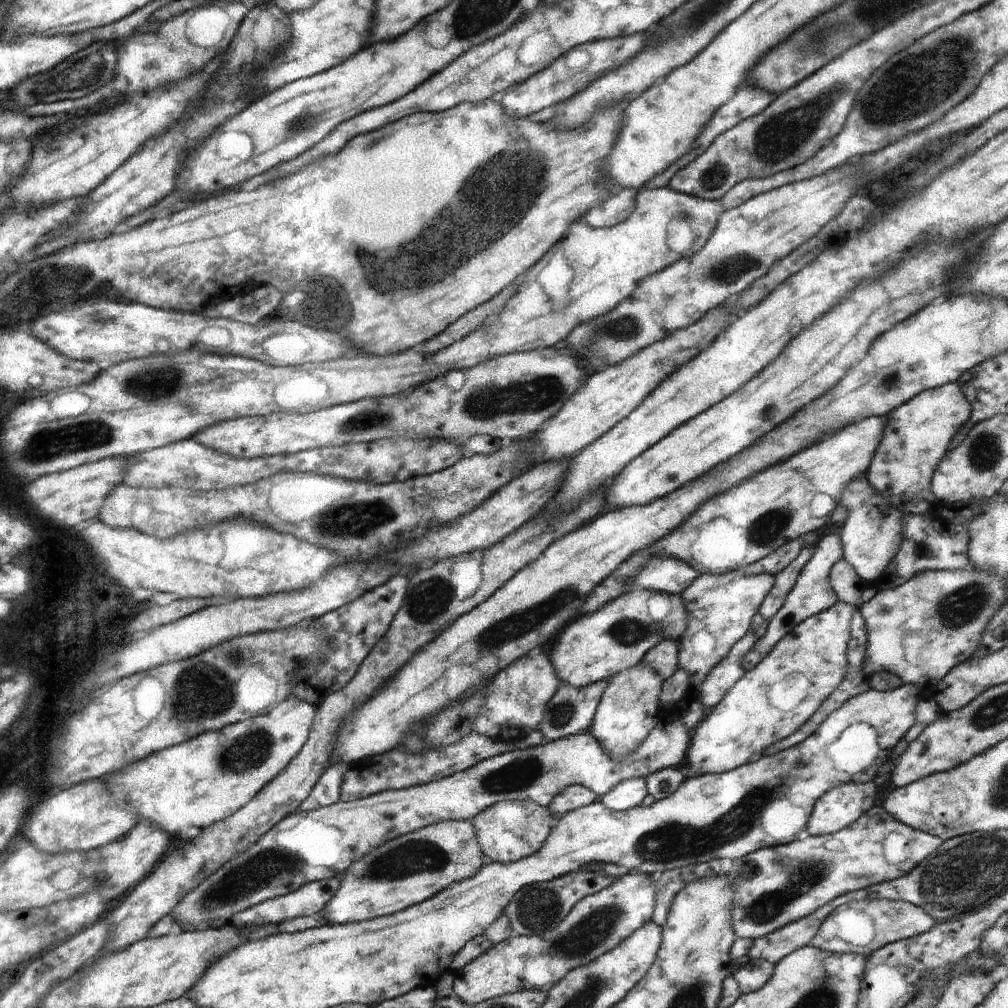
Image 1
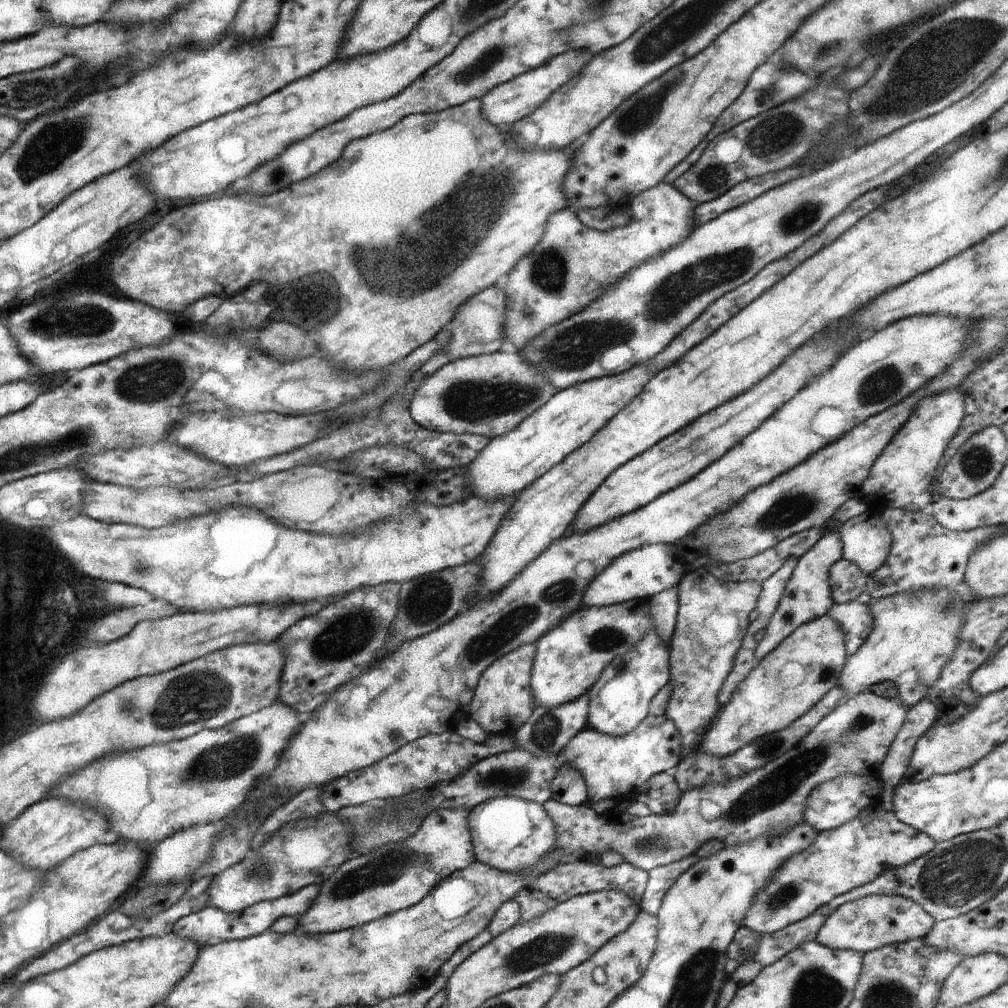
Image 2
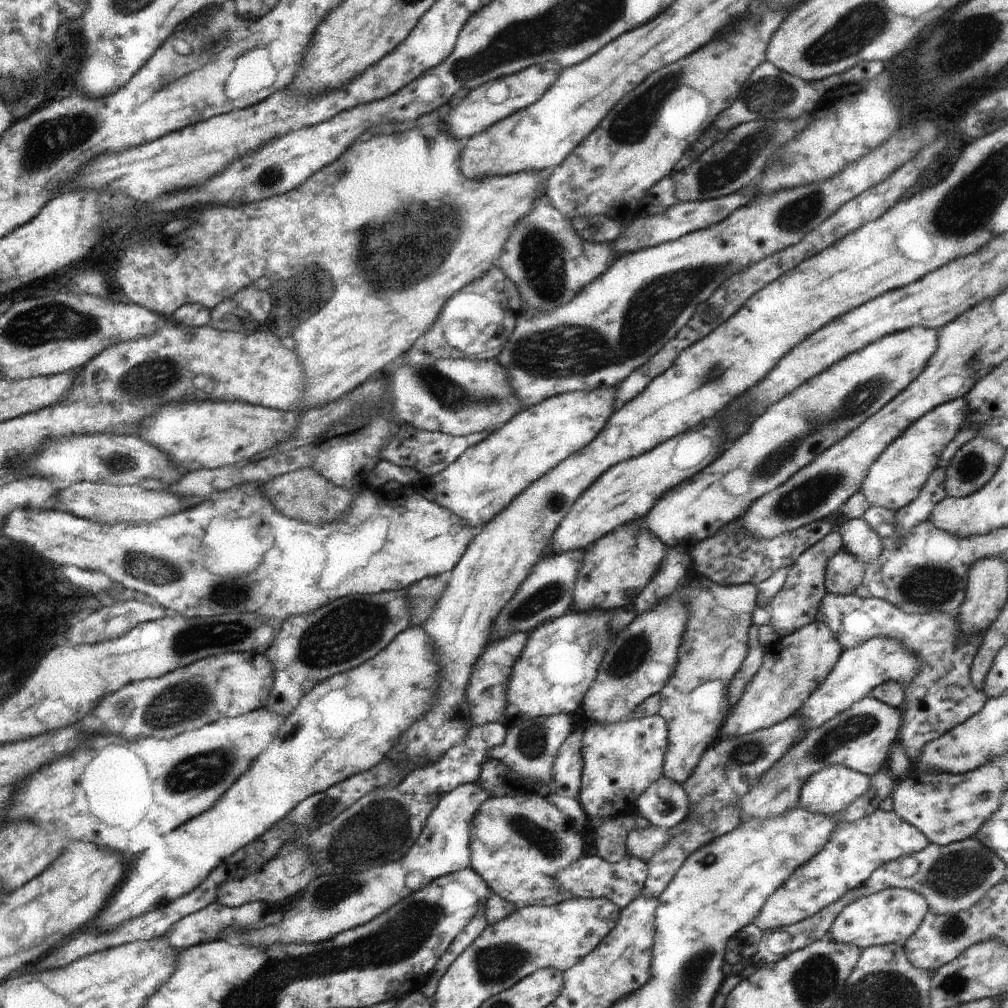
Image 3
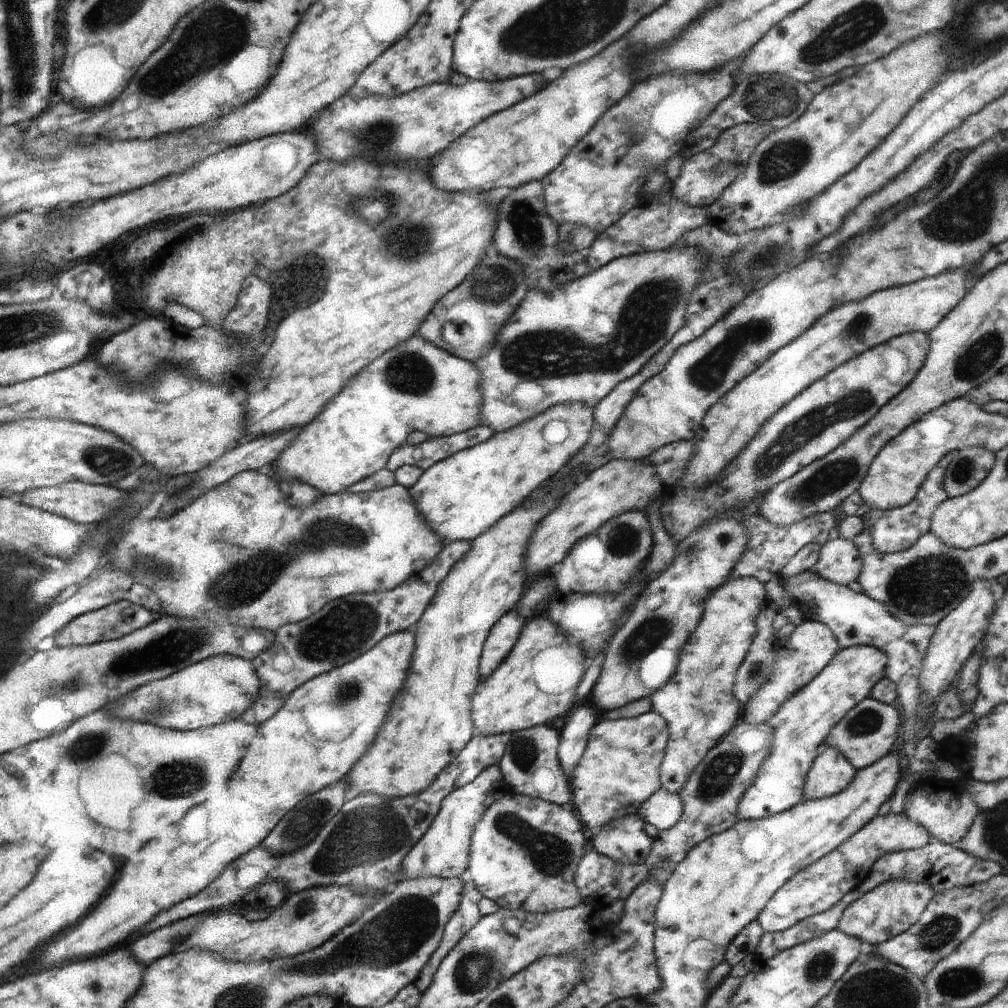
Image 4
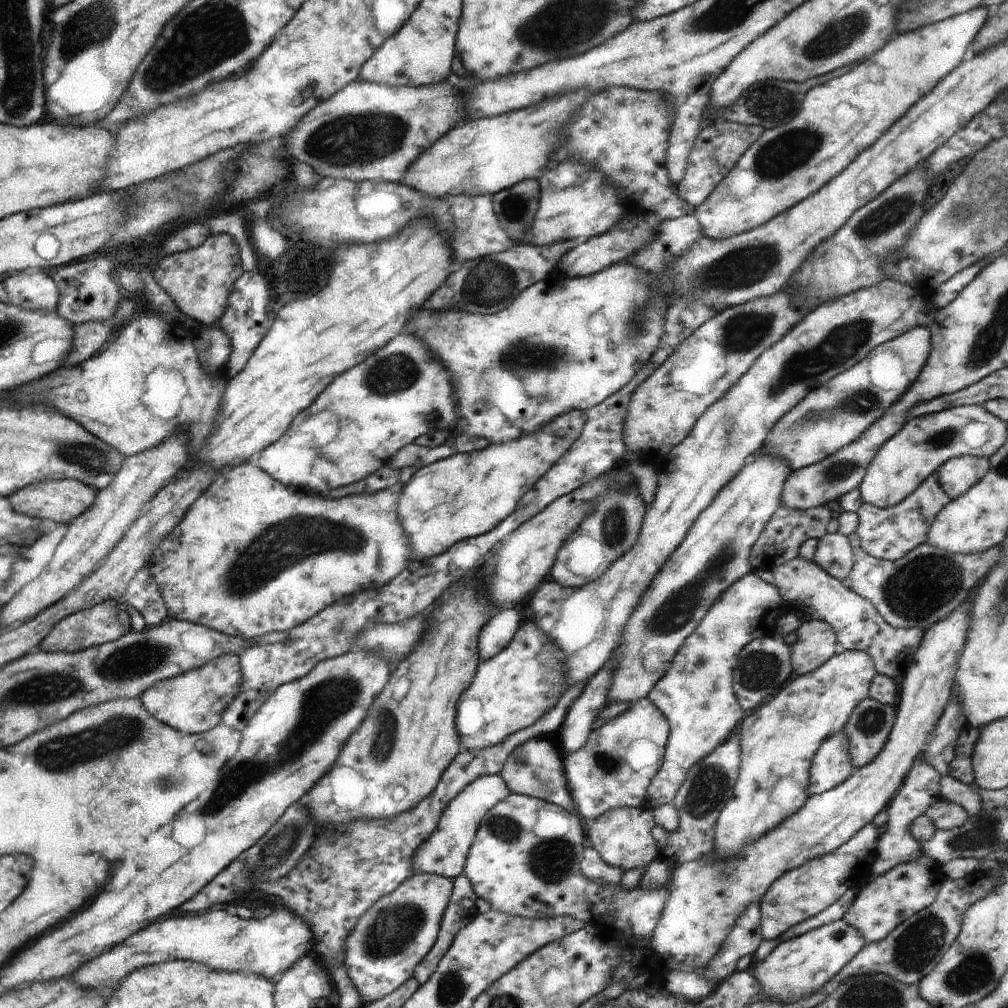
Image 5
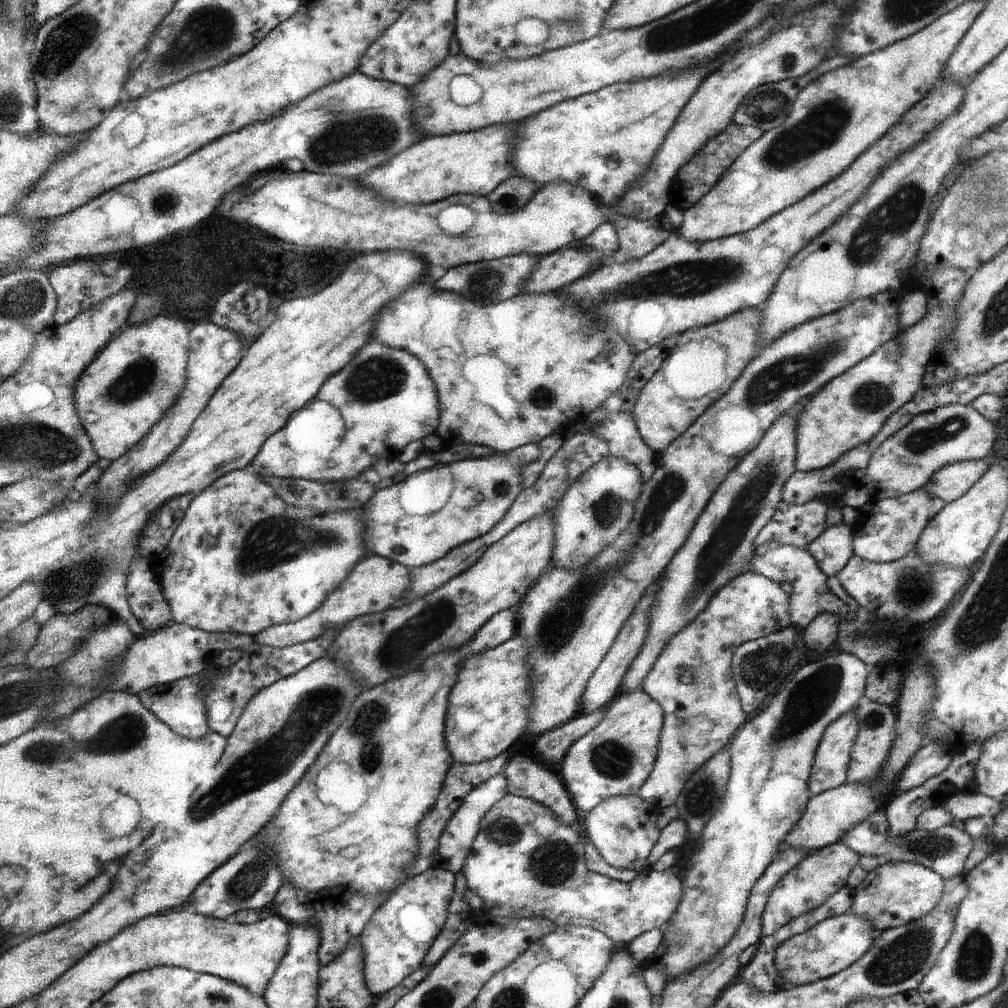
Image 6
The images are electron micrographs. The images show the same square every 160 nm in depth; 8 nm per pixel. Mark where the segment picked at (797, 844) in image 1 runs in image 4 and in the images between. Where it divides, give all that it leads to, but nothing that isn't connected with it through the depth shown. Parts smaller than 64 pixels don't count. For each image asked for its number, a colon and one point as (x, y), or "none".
2: (855, 853)
3: (855, 850)
4: (816, 888)

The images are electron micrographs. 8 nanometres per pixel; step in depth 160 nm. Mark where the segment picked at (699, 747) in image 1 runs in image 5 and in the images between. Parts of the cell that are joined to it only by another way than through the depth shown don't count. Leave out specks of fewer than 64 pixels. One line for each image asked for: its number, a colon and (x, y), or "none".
2: (783, 686)
3: (795, 665)
4: (811, 646)
5: (816, 644)

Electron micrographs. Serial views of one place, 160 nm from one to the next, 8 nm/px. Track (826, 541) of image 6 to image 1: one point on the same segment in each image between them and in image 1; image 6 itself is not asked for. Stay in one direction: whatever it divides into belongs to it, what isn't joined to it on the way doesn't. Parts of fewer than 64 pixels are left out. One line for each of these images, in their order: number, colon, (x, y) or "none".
1: (848, 586)
2: (846, 580)
3: (844, 573)
4: (839, 561)
5: (834, 554)

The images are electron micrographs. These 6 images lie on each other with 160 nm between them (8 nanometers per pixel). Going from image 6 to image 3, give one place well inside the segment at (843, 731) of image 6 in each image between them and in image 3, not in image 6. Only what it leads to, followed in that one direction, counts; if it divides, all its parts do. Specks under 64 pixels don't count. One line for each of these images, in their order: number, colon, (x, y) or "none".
3: (834, 787)
4: (830, 772)
5: (831, 766)

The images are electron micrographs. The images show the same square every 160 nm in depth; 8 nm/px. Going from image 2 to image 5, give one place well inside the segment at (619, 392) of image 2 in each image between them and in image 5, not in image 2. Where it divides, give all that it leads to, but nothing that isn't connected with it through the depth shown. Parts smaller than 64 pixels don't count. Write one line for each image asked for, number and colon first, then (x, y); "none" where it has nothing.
3: (481, 482)
4: (460, 497)
5: (467, 495)

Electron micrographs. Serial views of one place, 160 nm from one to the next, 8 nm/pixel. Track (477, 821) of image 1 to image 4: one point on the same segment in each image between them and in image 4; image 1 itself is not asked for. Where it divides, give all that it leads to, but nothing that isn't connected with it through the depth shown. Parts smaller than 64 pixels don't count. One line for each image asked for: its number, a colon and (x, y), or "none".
2: (508, 833)
3: (519, 845)
4: (524, 851)

